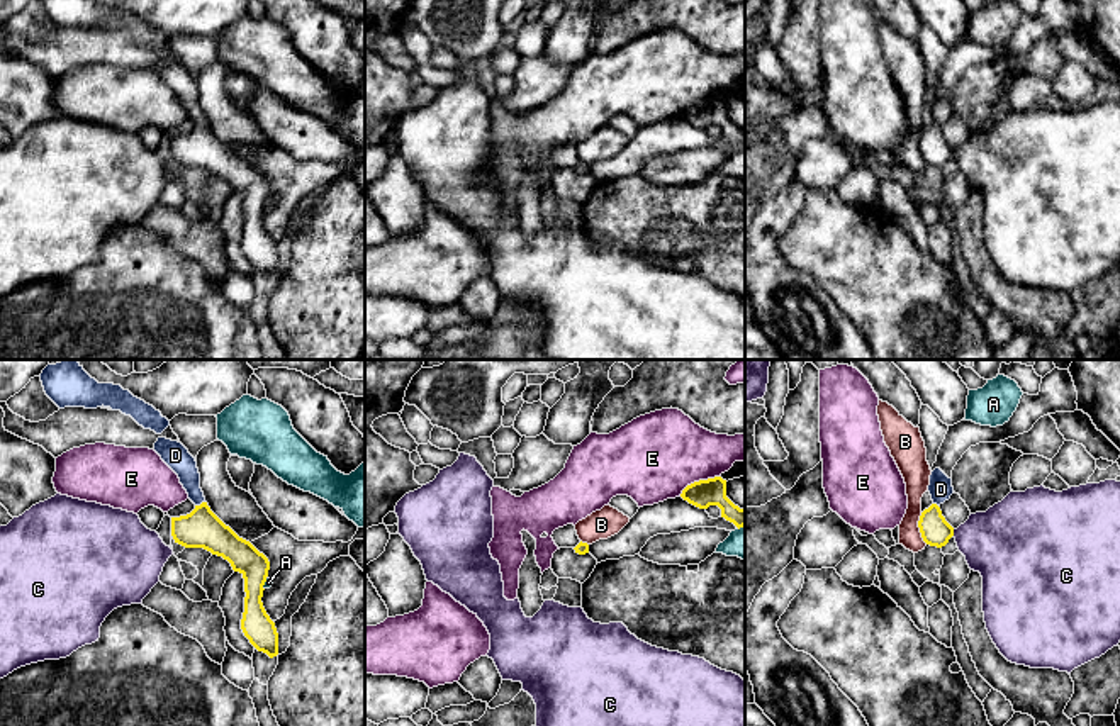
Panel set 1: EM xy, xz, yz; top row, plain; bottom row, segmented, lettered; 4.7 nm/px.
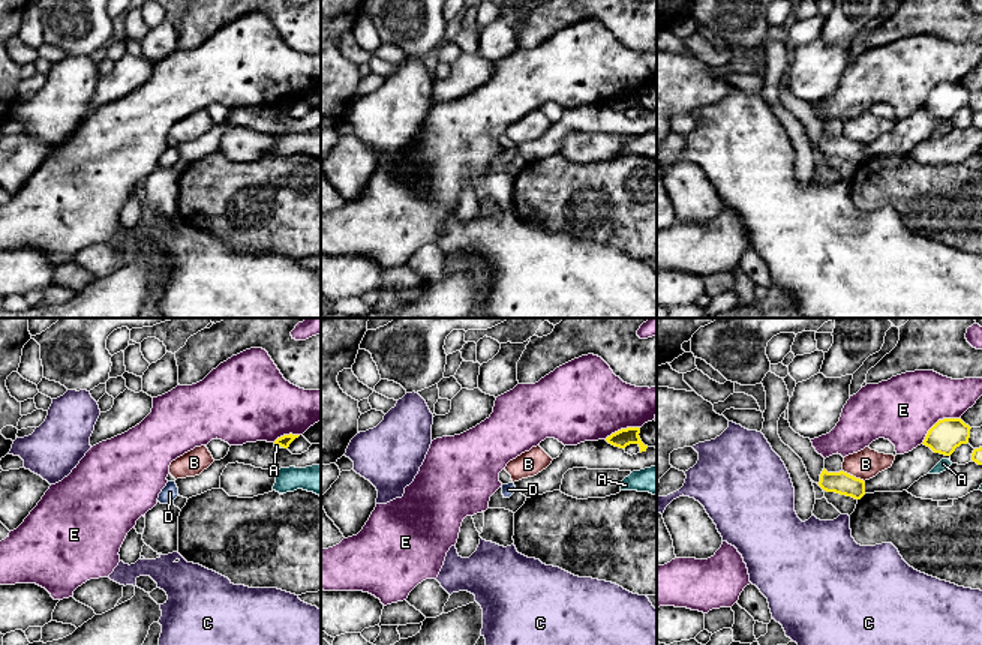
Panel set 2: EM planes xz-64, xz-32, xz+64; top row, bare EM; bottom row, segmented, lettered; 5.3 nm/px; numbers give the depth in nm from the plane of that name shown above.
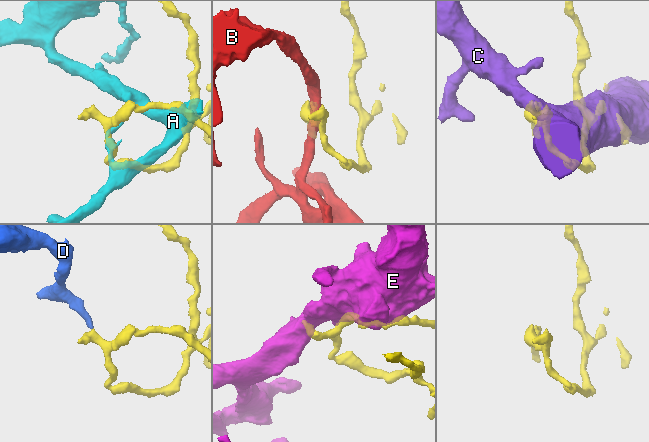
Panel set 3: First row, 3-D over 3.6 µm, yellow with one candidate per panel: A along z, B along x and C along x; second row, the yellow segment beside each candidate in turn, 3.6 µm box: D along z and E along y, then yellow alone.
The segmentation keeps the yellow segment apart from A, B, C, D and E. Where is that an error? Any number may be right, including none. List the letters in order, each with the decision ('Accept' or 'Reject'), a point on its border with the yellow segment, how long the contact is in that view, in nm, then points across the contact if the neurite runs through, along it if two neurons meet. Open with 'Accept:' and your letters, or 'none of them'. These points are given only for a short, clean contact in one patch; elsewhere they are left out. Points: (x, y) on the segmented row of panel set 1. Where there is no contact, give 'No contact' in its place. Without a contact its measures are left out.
Accept: D
A: Reject. Touches yellow at xy (263, 584). Shared border 60 nm
B: Reject. Touches yellow at yz (918, 526). Shared border 160 nm
C: Reject. Touches yellow at yz (952, 533). Shared border 30 nm
D: Accept. Touches yellow at xy (201, 504). Shared border 50 nm. Path across: xy (201, 528), (201, 504), (189, 474), (179, 458)
E: Reject. Touches yellow at xz (700, 480). Shared border 220 nm

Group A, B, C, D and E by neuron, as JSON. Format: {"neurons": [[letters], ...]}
{"neurons": [["A"], ["B"], ["C"], ["D"], ["E"]]}

